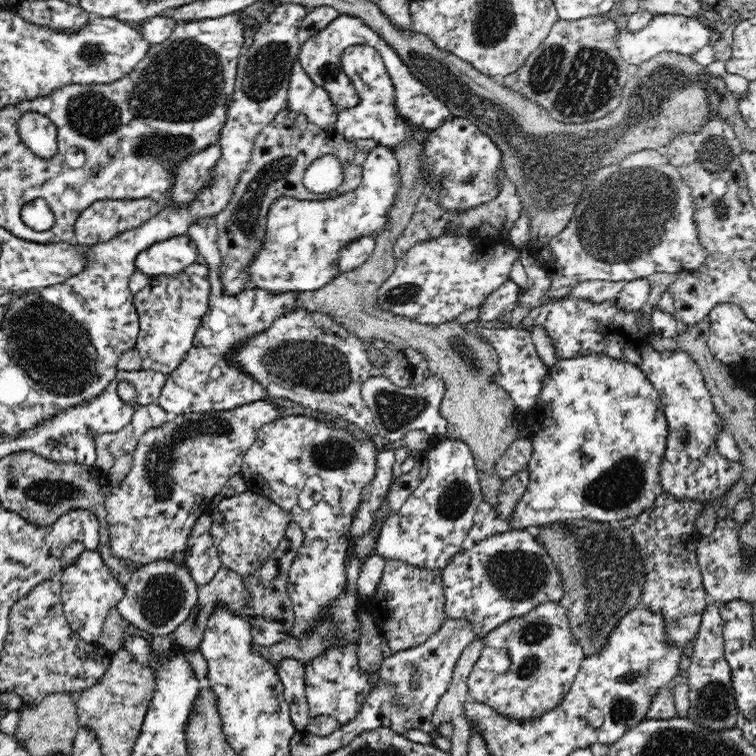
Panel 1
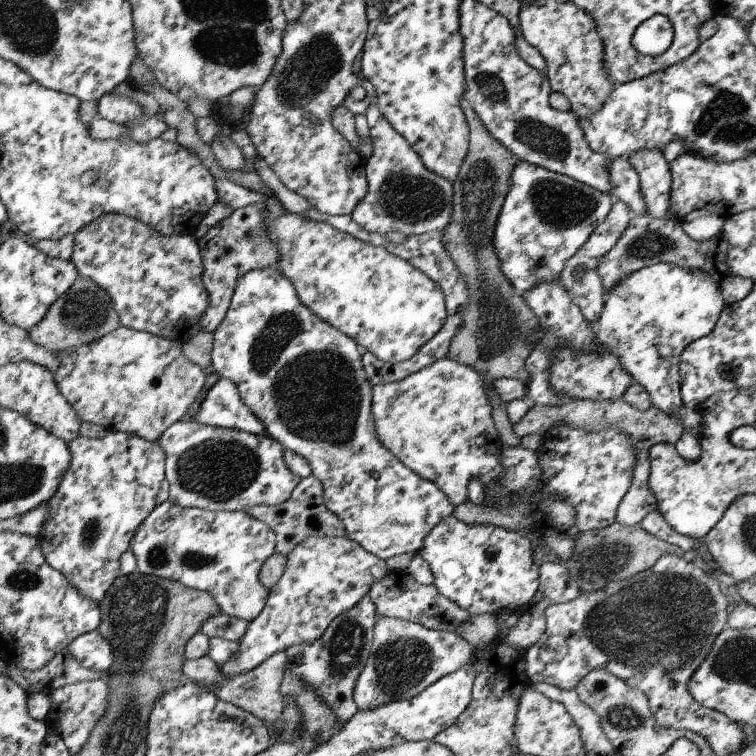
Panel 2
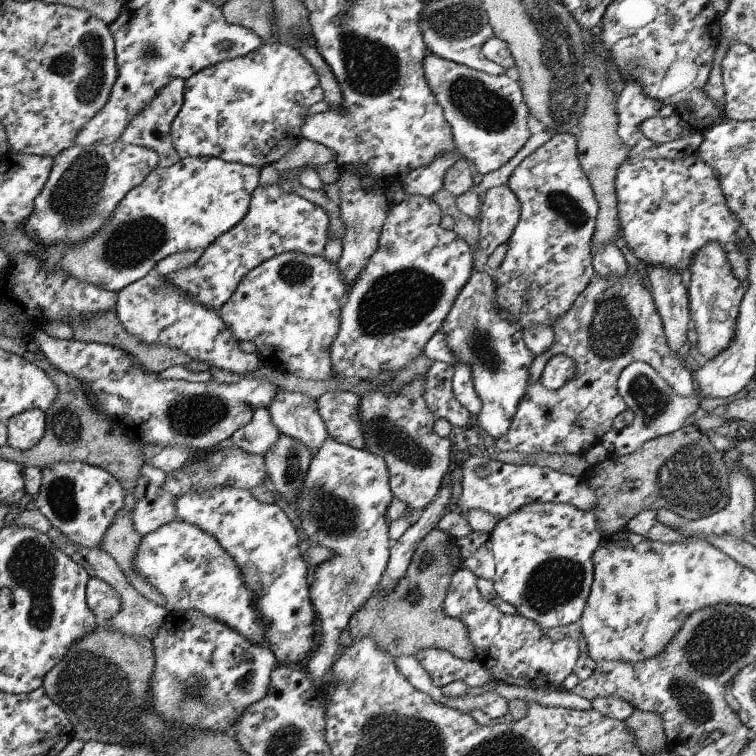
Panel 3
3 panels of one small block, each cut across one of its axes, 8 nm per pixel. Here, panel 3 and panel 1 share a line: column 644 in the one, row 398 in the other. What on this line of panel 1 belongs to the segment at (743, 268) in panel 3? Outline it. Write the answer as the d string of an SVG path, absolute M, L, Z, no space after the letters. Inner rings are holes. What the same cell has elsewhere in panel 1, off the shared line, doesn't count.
M200 218L196 224L188 226L188 237L196 243L198 252L206 260L209 268L211 295L209 310L203 317L196 332L193 348L188 351L184 361L169 375L162 386L158 404L172 416L210 411L229 411L266 398L266 389L254 381L250 374L233 366L232 350L244 346L247 339L265 332L274 321L284 314L295 311L298 293L272 293L262 288L249 287L242 293L231 295L224 291L220 281L222 255L217 245L218 229L214 218Z

